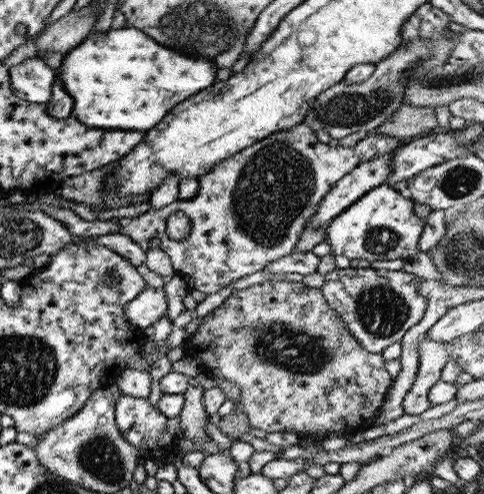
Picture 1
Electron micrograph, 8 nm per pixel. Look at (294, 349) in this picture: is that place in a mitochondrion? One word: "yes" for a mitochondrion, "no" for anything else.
yes

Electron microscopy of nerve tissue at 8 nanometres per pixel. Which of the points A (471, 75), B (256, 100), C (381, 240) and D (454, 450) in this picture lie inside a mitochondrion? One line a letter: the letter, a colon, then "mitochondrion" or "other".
A: mitochondrion
B: other
C: mitochondrion
D: other

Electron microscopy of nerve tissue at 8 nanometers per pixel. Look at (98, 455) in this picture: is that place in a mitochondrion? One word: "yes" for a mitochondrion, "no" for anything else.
yes

